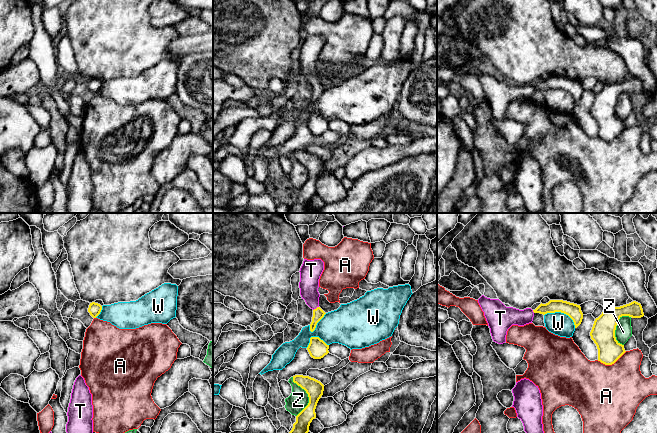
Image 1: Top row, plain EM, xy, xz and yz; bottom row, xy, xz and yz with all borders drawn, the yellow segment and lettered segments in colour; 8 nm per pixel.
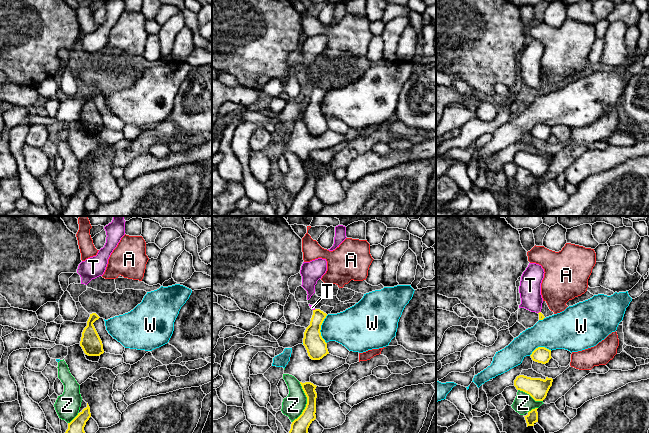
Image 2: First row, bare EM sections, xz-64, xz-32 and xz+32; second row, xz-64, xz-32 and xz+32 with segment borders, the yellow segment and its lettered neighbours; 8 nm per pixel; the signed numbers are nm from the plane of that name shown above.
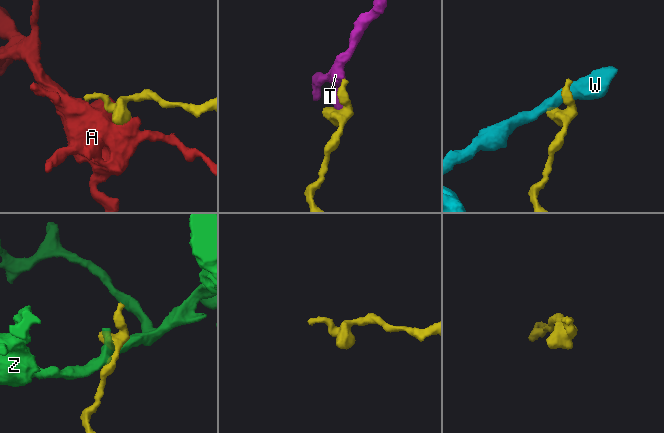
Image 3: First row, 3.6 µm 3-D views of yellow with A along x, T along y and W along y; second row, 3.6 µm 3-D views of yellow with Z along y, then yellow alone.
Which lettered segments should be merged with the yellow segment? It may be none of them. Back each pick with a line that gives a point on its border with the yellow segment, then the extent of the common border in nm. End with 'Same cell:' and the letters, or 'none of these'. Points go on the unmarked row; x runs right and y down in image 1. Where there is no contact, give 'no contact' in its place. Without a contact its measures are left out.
T: meets yellow in xz at (316, 84); contact 60 nm long
Same cell: T

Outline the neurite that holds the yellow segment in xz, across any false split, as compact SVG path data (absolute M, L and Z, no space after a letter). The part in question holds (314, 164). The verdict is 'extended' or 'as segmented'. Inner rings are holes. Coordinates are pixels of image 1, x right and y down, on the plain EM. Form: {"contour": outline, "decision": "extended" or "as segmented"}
{"contour": "M295 151L293 158L306 167L309 173L308 181L296 192L296 198L288 213L306 213L309 202L316 194L315 185L321 172L323 171L324 161L309 152Z", "decision": "as segmented"}

